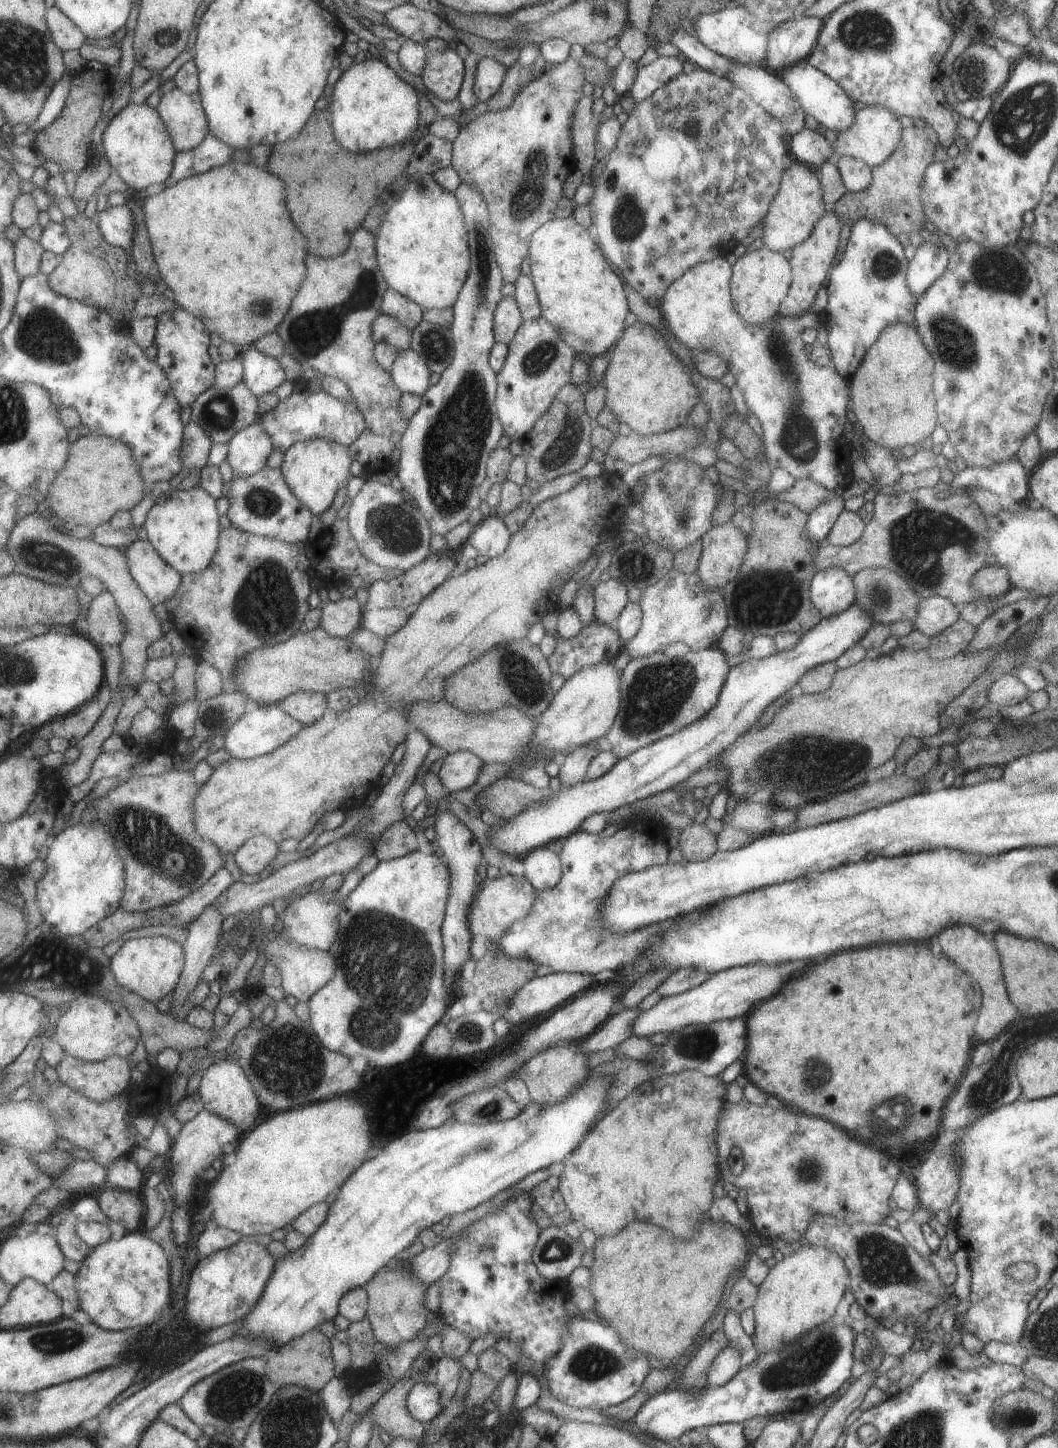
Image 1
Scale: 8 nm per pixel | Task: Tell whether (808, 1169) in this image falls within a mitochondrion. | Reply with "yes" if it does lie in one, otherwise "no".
yes

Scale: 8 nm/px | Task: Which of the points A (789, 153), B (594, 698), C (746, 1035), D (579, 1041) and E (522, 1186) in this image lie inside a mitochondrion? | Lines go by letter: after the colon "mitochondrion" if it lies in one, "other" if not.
A: other
B: other
C: other
D: other
E: other

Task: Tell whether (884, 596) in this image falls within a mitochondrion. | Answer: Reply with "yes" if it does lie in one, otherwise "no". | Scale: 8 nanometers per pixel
yes

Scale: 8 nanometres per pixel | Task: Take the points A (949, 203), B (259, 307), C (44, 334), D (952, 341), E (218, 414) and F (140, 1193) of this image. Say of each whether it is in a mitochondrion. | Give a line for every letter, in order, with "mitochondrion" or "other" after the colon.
A: other
B: mitochondrion
C: mitochondrion
D: mitochondrion
E: mitochondrion
F: other

